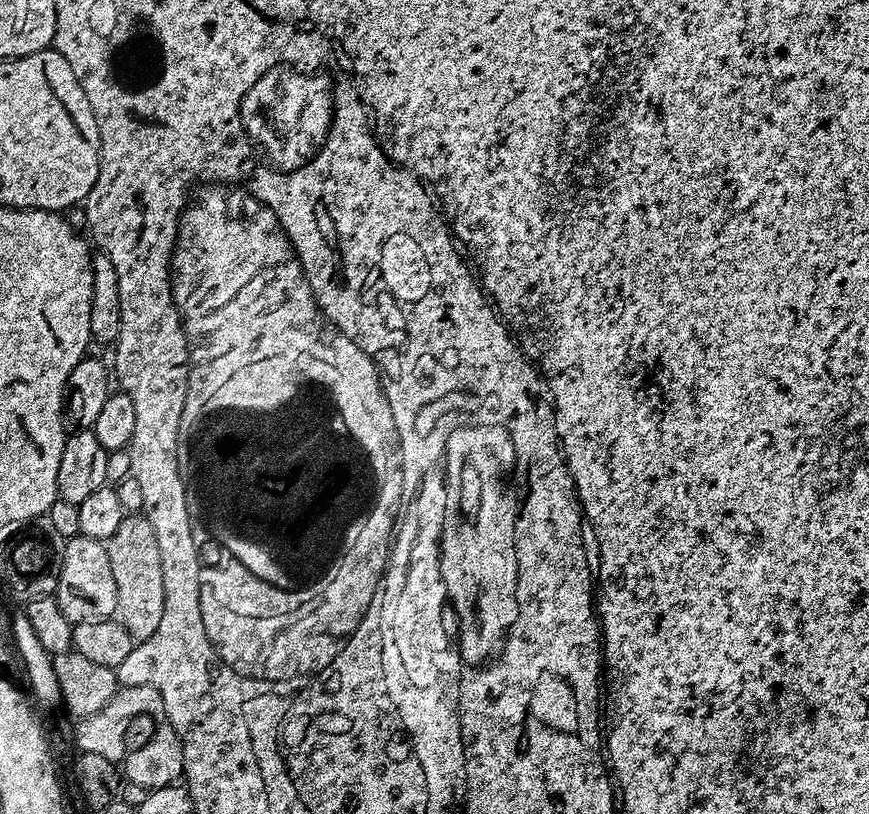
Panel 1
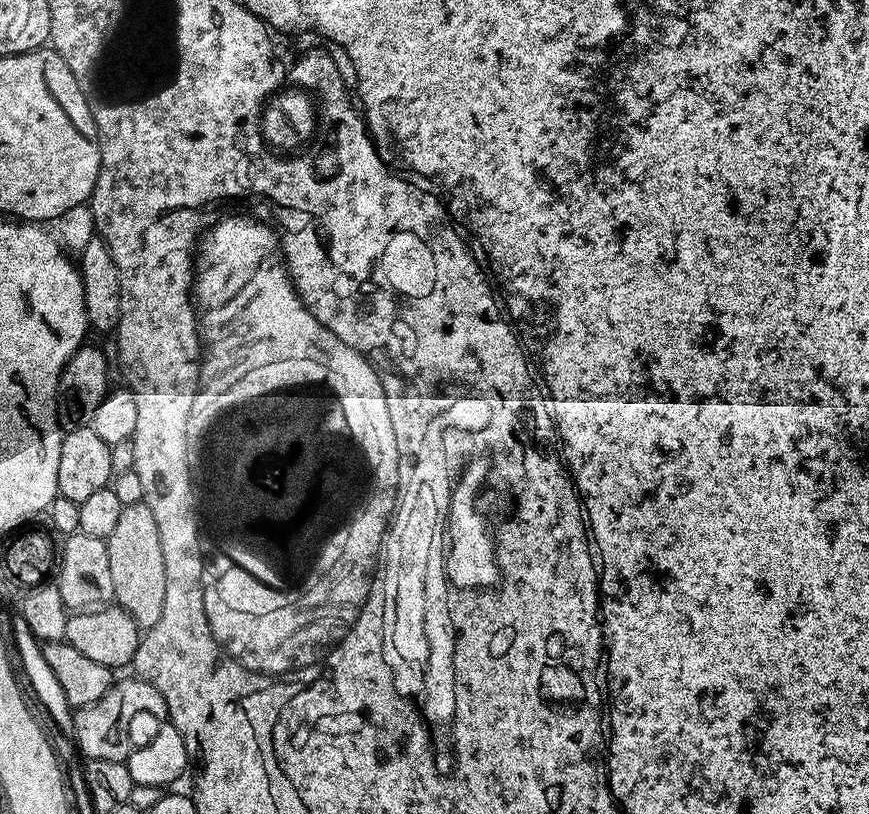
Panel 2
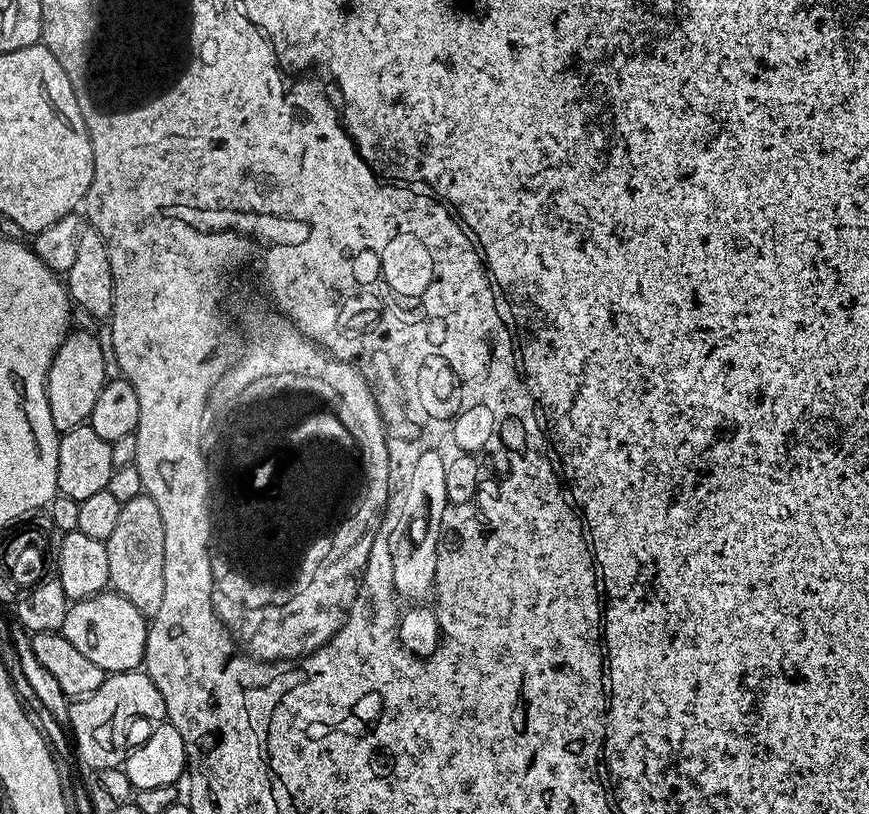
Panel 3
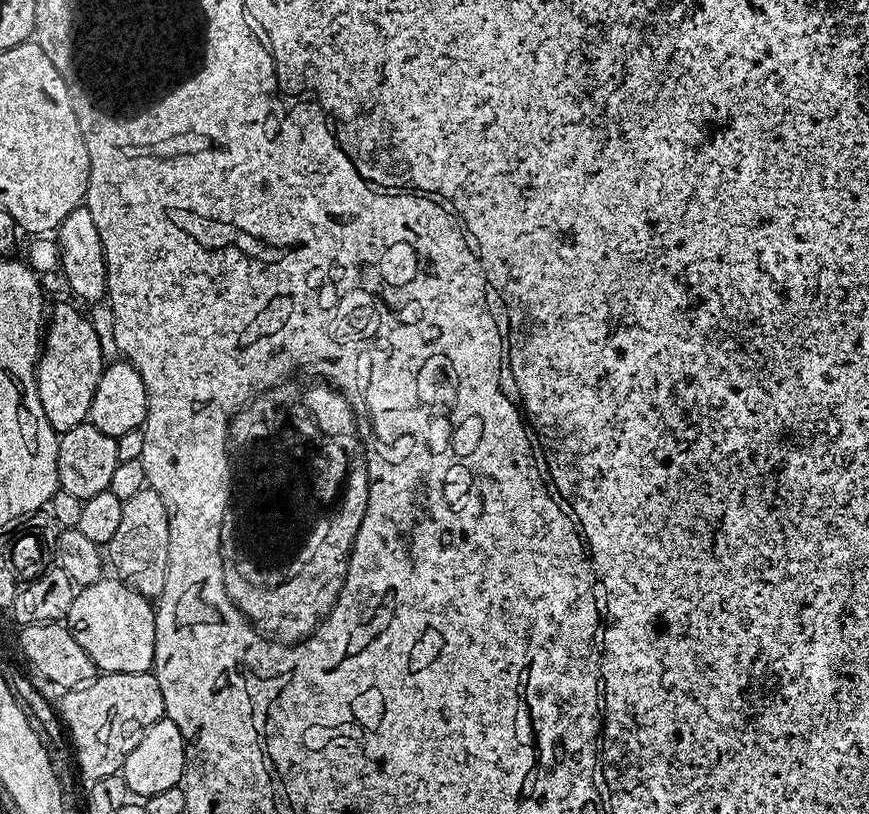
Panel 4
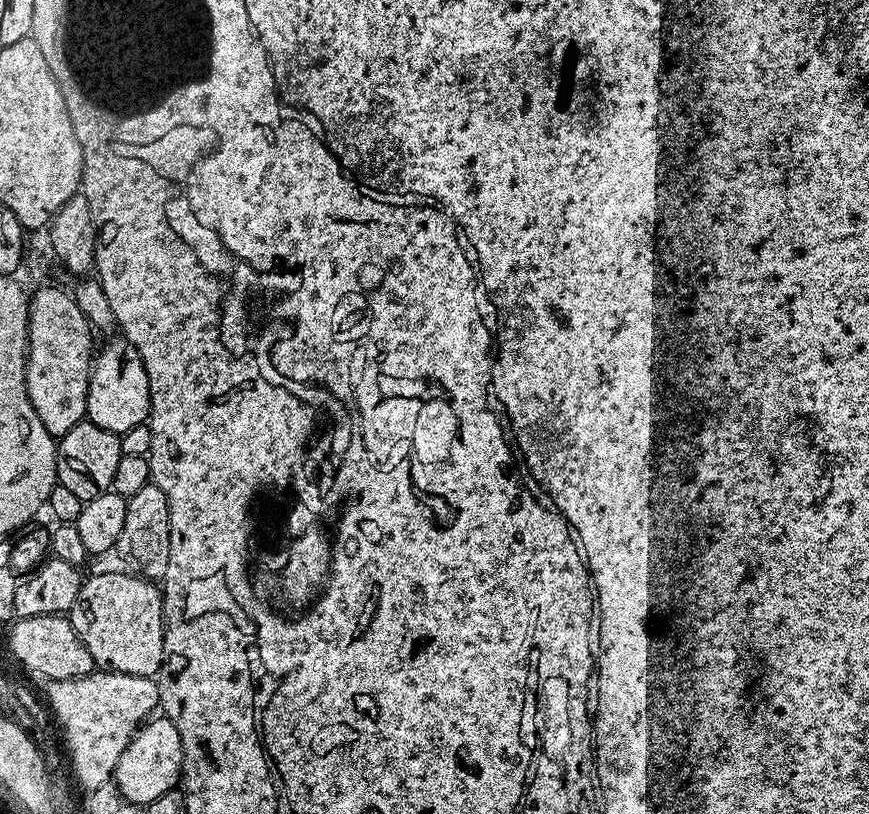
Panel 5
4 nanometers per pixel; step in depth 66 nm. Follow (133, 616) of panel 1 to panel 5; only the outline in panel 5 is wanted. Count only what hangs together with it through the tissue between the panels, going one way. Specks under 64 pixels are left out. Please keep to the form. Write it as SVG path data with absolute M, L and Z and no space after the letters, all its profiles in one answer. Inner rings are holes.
M150 482L142 486L138 494L127 497L127 501L126 522L122 522L122 534L118 534L114 556L124 563L121 564L123 571L144 580L163 581L170 562L170 506L166 494Z

